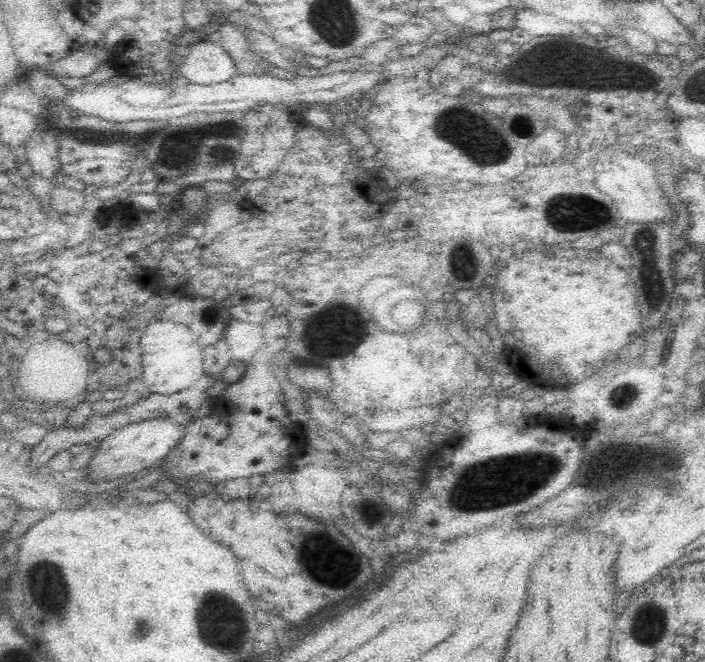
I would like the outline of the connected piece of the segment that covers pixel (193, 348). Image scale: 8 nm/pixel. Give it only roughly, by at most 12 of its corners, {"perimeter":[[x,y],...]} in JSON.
{"perimeter":[[140,321],[143,392],[171,395],[204,375],[187,322]]}

